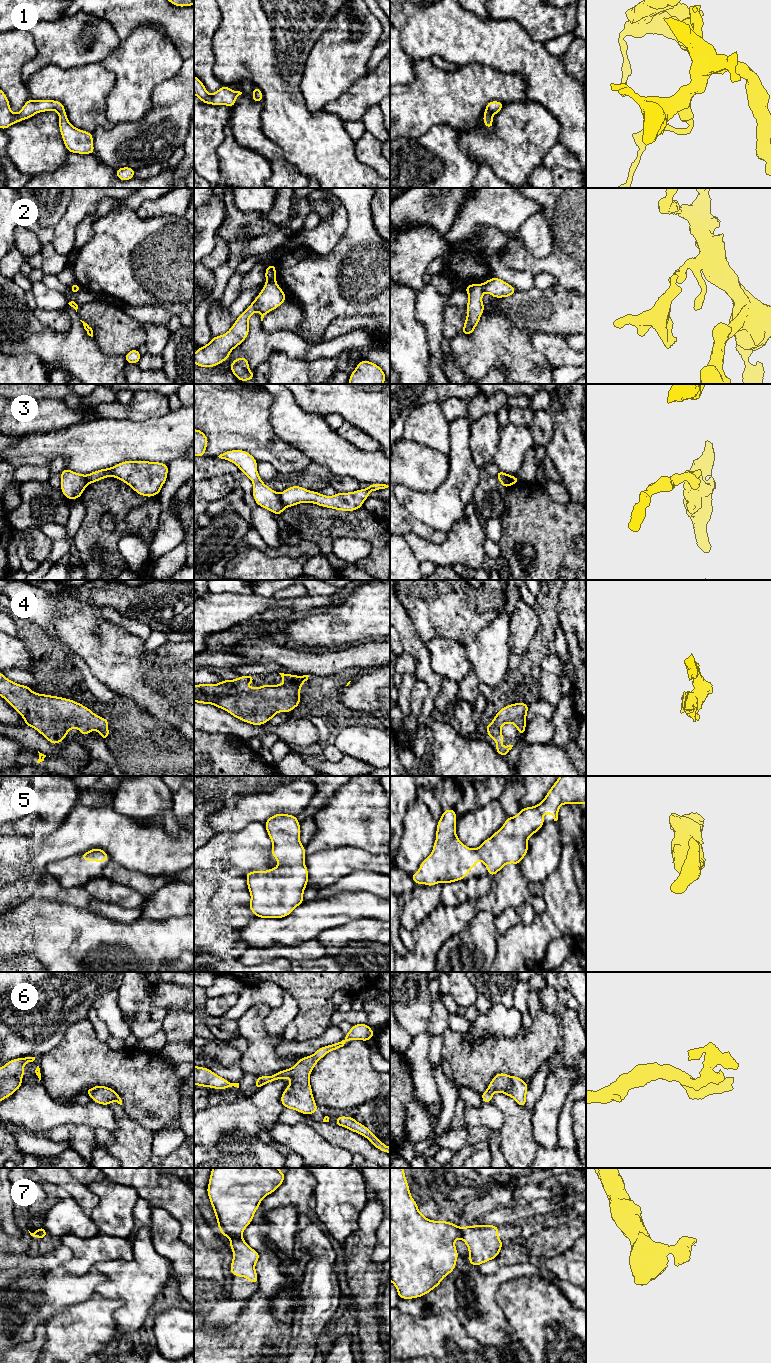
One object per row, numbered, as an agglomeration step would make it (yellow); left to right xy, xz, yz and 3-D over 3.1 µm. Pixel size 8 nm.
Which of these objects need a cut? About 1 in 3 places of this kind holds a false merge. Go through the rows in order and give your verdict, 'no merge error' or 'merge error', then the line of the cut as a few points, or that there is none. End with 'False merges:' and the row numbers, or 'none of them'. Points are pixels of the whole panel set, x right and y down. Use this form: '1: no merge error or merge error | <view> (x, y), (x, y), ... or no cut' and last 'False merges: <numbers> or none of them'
1: no merge error | no cut
2: merge error | xz (266, 280), (274, 281)
3: merge error | xz (278, 494), (285, 507)
4: no merge error | no cut
5: no merge error | no cut
6: no merge error | no cut
7: merge error | xz (231, 1236), (241, 1237)
False merges: 2, 3, 7

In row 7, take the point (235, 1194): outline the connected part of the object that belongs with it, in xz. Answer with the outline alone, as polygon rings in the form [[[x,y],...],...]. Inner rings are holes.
[[[213,1168],[207,1194],[222,1235],[225,1238],[242,1237],[263,1198],[276,1191],[284,1179],[284,1172],[278,1168]]]

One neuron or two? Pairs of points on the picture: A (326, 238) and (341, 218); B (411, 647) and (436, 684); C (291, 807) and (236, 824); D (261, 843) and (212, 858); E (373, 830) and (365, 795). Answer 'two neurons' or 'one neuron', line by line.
A: one neuron
B: one neuron
C: one neuron
D: one neuron
E: one neuron

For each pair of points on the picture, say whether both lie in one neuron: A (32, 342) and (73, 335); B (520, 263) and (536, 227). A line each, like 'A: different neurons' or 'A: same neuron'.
A: same neuron
B: different neurons

